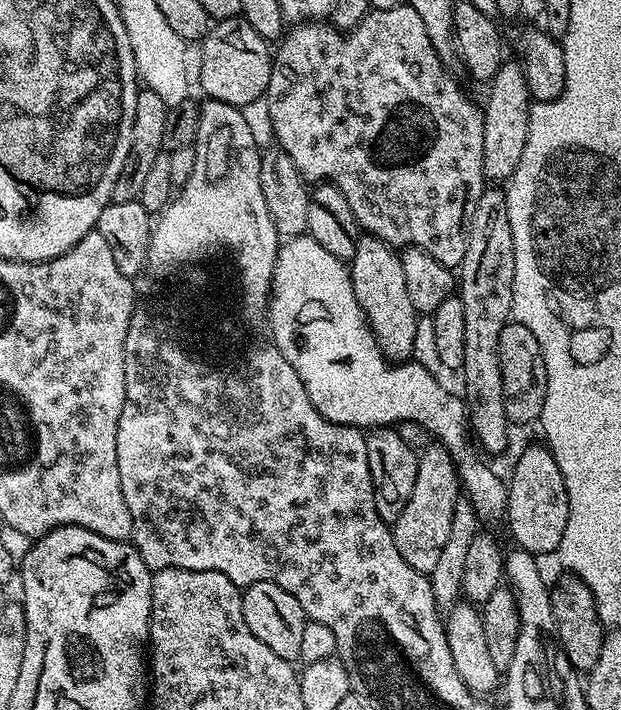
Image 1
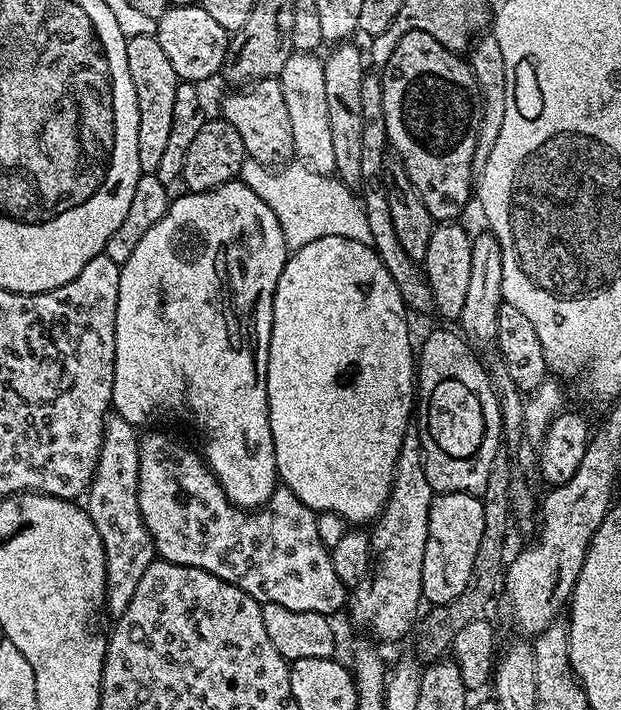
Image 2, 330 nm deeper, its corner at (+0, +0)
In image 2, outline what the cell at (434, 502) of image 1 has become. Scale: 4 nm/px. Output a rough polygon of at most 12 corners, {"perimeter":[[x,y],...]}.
{"perimeter":[[481,497],[433,499],[423,599],[454,602],[482,542]]}

